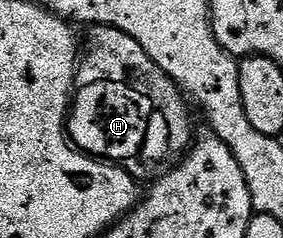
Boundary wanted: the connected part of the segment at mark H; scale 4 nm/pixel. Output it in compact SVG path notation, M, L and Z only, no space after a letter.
M94 24L92 26L93 34L89 37L89 54L82 56L80 58L78 67L77 67L77 80L75 82L76 85L76 93L71 101L71 114L67 123L67 131L71 136L71 140L76 146L76 148L80 149L82 152L88 153L90 156L94 156L98 159L106 159L109 161L118 161L125 162L125 159L129 159L131 157L136 158L141 151L141 147L144 143L144 137L146 137L146 129L148 129L148 121L150 121L150 115L152 115L153 111L153 99L151 99L151 90L149 86L149 77L147 77L147 73L153 73L153 81L161 81L161 87L167 87L167 85L163 85L163 71L162 68L159 68L158 65L154 65L153 60L149 55L147 55L147 51L143 51L143 47L139 47L139 43L135 43L135 39L131 39L131 35L127 35L122 31L122 29L111 28L108 25L99 25Z

